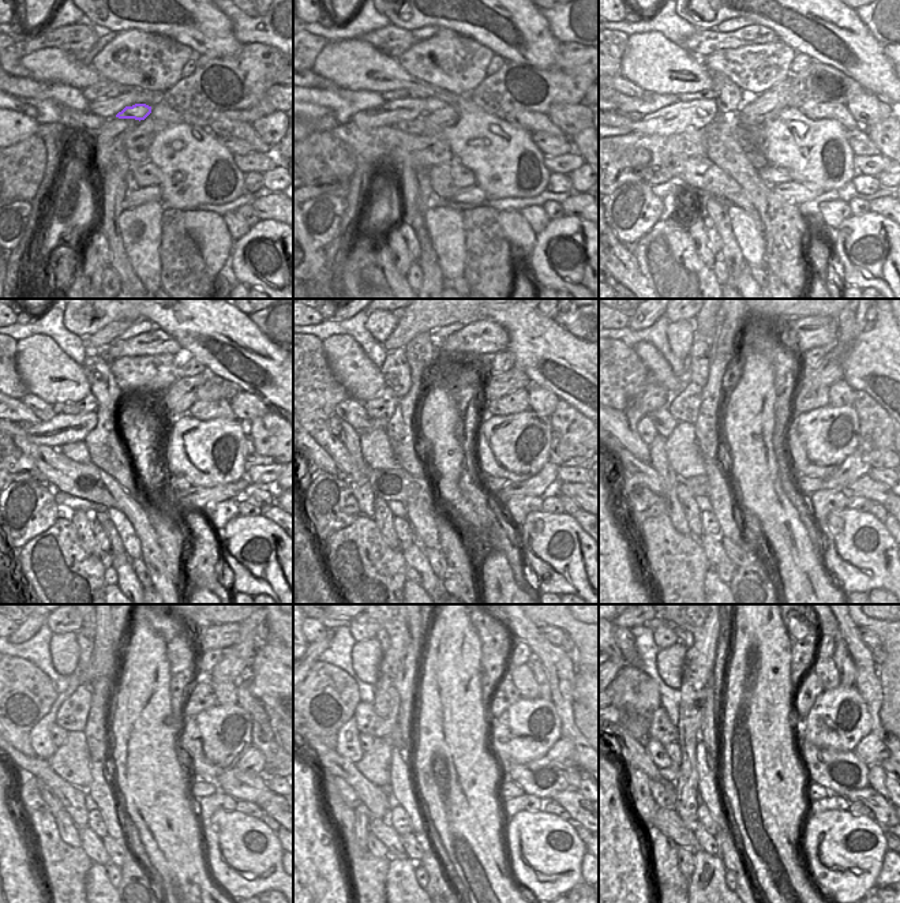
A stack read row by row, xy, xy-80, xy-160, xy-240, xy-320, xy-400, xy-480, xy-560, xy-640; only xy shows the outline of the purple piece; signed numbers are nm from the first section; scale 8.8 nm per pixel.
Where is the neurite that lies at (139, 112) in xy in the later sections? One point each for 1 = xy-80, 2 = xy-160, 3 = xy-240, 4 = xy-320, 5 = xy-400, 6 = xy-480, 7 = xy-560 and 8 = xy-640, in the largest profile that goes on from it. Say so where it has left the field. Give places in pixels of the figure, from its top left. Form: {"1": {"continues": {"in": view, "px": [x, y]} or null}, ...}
{"1": {"continues": {"in": "xy-80", "px": [431, 104]}}, "2": {"continues": {"in": "xy-160", "px": [730, 100]}}, "3": {"continues": {"in": "xy-240", "px": [102, 383]}}, "4": {"continues": {"in": "xy-320", "px": [396, 371]}}, "5": {"continues": {"in": "xy-400", "px": [700, 349]}}, "6": {"continues": {"in": "xy-480", "px": [86, 645]}}, "7": {"continues": {"in": "xy-560", "px": [382, 636]}}, "8": {"continues": {"in": "xy-640", "px": [685, 636]}}}

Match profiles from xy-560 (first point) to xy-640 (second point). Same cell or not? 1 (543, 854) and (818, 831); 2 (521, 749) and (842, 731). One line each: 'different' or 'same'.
1: same
2: same

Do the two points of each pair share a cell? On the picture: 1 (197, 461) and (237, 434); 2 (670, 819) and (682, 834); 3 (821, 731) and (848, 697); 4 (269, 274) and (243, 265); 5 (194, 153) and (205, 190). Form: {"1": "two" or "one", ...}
{"1": "one", "2": "one", "3": "one", "4": "one", "5": "one"}

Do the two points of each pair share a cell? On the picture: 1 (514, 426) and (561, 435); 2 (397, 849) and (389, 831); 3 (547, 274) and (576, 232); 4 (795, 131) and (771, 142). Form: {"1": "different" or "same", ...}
{"1": "different", "2": "same", "3": "same", "4": "same"}

